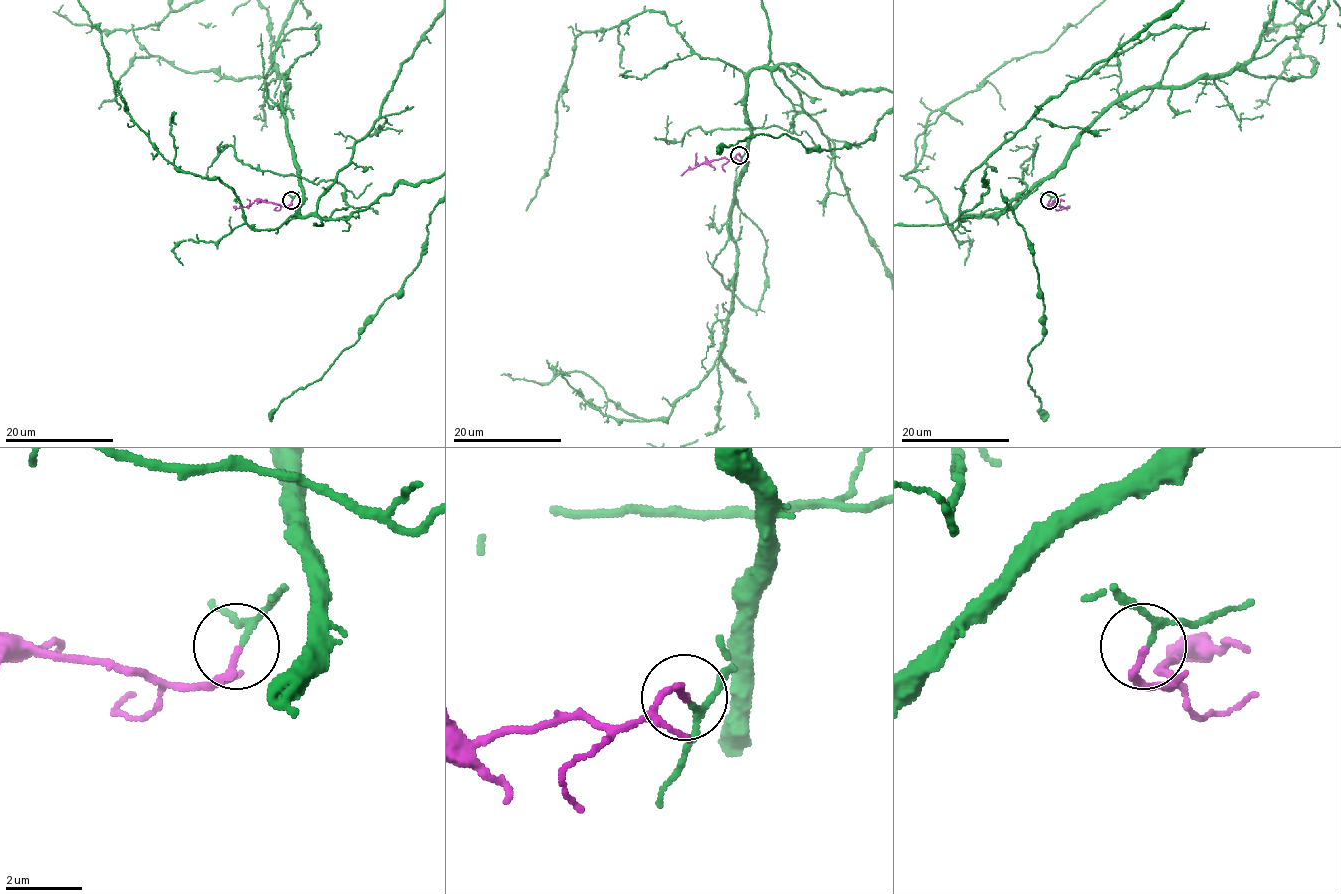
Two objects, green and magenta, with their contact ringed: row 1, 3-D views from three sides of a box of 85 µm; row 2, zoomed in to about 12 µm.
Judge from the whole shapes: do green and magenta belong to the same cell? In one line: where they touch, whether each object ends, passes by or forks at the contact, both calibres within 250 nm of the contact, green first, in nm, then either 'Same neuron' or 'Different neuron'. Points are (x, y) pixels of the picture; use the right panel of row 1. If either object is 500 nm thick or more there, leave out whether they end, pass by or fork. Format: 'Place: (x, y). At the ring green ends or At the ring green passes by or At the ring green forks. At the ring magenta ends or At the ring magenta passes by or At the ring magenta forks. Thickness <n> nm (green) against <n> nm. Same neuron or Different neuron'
Place: (1049, 200). At the ring green passes by. At the ring magenta ends. Thickness 120 nm (green) against 180 nm. Same neuron

